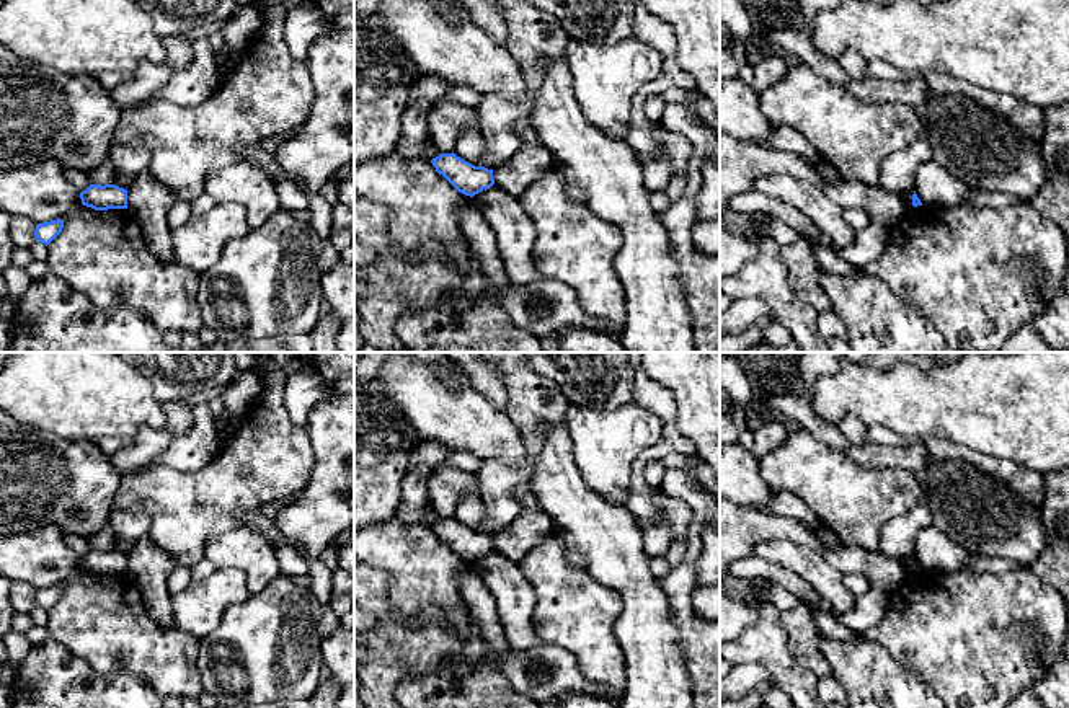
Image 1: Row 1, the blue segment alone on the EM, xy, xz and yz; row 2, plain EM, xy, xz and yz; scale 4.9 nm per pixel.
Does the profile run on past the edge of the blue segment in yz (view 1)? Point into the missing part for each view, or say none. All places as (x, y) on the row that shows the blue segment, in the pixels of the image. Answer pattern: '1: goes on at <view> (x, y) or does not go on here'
1: does not go on here

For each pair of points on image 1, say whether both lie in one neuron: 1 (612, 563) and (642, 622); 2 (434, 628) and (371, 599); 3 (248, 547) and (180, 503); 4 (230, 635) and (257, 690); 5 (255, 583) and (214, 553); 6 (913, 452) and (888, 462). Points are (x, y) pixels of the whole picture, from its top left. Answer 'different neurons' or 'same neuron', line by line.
1: same neuron
2: same neuron
3: different neurons
4: same neuron
5: same neuron
6: same neuron

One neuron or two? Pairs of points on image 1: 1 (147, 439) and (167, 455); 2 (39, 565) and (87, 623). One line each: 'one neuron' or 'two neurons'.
1: two neurons
2: one neuron

